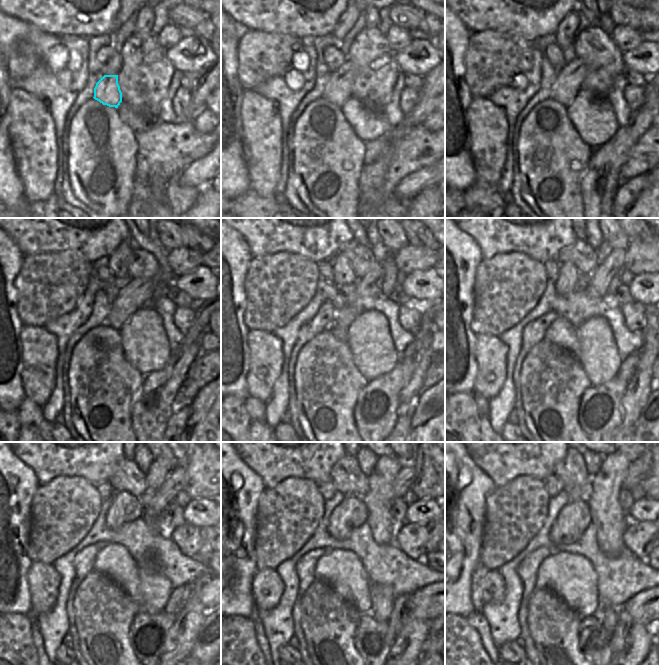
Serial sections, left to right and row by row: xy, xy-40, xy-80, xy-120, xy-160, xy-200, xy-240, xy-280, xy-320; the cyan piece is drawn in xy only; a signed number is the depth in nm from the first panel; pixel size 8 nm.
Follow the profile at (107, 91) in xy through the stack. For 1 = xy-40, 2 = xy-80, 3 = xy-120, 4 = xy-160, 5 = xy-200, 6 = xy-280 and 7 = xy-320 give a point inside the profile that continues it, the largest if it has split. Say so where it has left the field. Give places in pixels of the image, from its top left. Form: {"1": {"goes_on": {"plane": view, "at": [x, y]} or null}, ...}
{"1": {"goes_on": {"plane": "xy-40", "at": [338, 90]}}, "2": {"goes_on": {"plane": "xy-80", "at": [568, 83]}}, "3": {"goes_on": {"plane": "xy-120", "at": [136, 294]}}, "4": {"goes_on": {"plane": "xy-160", "at": [381, 280]}}, "5": {"goes_on": {"plane": "xy-200", "at": [606, 278]}}, "6": {"goes_on": {"plane": "xy-280", "at": [405, 477]}}, "7": {"goes_on": {"plane": "xy-320", "at": [637, 470]}}}

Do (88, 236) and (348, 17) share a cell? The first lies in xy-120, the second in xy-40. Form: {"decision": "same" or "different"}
{"decision": "different"}

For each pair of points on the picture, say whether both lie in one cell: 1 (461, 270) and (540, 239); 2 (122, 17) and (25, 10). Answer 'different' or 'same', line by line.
1: different
2: different

